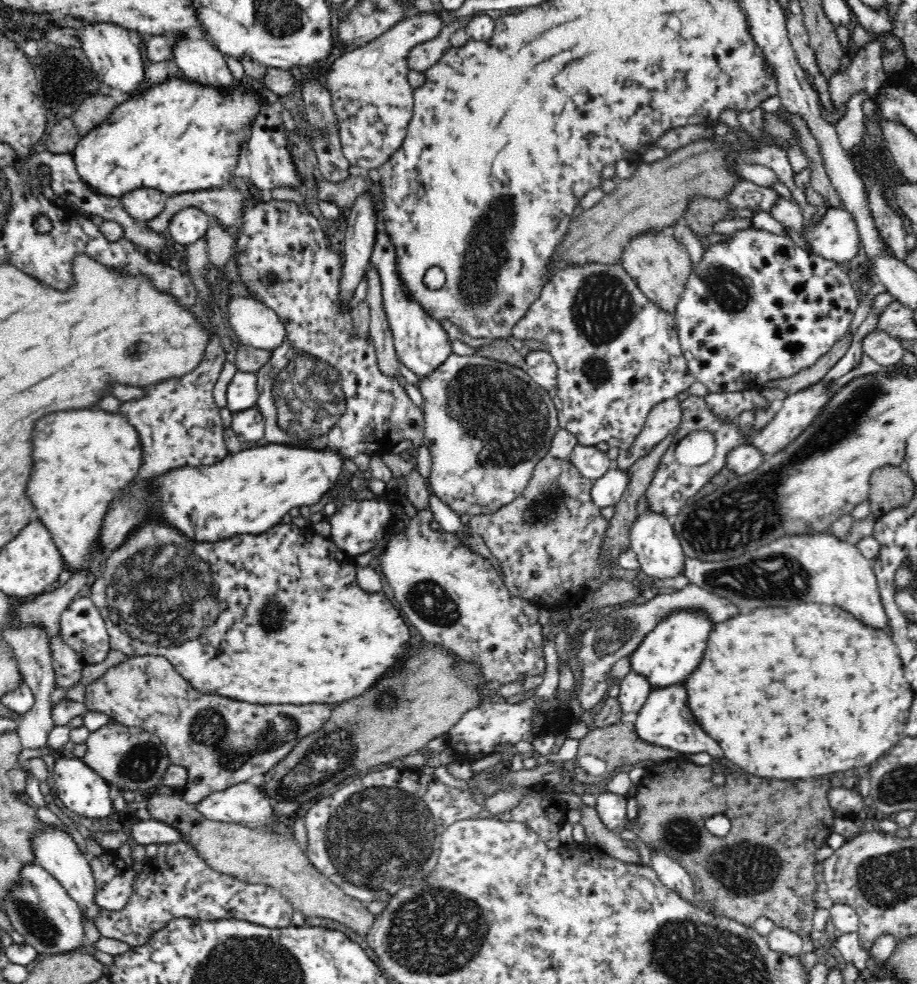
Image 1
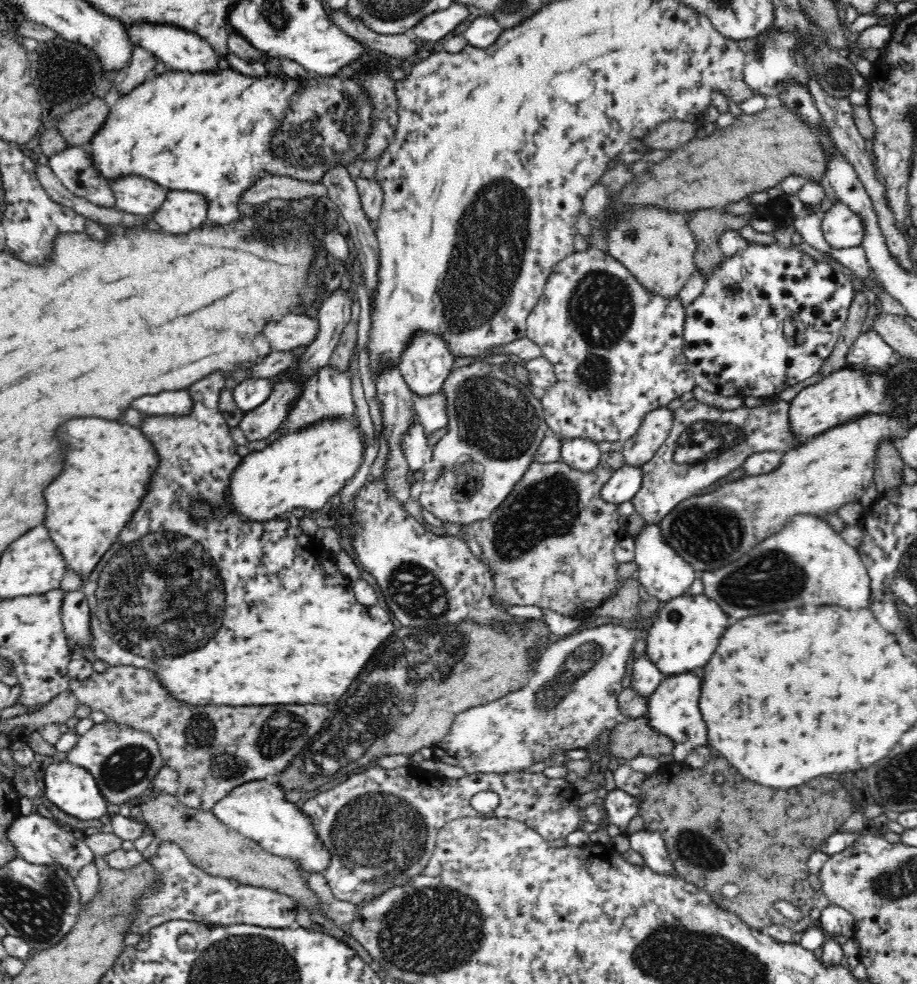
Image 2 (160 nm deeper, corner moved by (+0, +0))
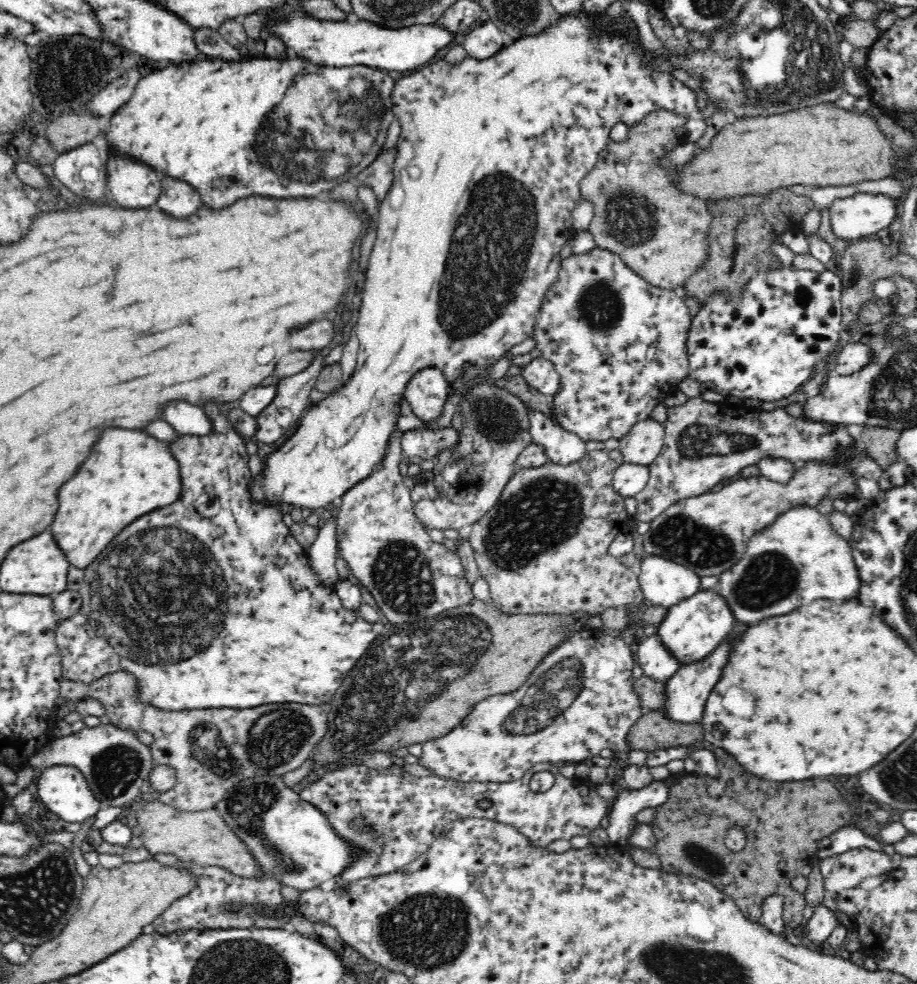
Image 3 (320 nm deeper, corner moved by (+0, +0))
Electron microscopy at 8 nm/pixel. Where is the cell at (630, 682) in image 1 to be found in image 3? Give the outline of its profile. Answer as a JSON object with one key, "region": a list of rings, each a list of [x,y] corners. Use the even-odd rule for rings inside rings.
{"region":[[[657,632],[642,639],[636,654],[644,675],[656,681],[667,682],[679,672],[682,666],[682,663],[666,649],[666,646],[662,645]]]}

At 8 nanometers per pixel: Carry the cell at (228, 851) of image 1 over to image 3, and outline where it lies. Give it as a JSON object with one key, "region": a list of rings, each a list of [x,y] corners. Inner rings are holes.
{"region":[[[159,800],[143,802],[136,806],[136,820],[138,822],[135,832],[142,840],[142,847],[148,850],[150,855],[166,854],[174,855],[185,863],[196,863],[199,866],[221,866],[226,870],[232,871],[236,876],[263,876],[262,871],[258,869],[254,857],[246,845],[242,843],[236,833],[224,822],[220,813],[213,807],[208,810],[198,812],[188,812],[175,806],[164,804]]]}

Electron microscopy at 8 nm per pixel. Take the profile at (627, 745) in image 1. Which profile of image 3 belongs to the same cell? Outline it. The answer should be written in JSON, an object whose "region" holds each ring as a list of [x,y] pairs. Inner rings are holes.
{"region":[[[646,710],[644,716],[628,731],[627,743],[631,750],[650,752],[658,748],[689,747],[705,740],[705,730],[700,723],[676,723],[666,710]]]}

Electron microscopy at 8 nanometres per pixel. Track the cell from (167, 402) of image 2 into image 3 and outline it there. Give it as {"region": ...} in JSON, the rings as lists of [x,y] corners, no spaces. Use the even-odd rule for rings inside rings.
{"region":[[[170,402],[164,408],[164,420],[172,424],[180,436],[212,436],[211,418],[202,408],[188,402]]]}

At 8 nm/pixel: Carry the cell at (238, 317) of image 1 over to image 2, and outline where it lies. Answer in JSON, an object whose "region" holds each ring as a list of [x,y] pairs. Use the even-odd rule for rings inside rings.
{"region":[[[290,314],[284,316],[278,324],[268,324],[264,334],[268,336],[274,350],[288,352],[312,344],[319,330],[318,318],[310,318],[307,314]]]}

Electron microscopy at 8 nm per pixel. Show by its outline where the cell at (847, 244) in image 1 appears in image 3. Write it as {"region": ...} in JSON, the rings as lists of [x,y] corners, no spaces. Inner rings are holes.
{"region":[[[857,193],[853,196],[837,199],[829,208],[832,232],[842,242],[854,241],[872,234],[884,234],[898,223],[897,200],[886,194]]]}

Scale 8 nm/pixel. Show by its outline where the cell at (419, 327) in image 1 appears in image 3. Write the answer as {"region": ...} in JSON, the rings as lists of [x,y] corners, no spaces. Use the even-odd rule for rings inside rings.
{"region":[[[428,367],[418,371],[406,385],[405,399],[422,426],[426,426],[439,419],[449,393],[442,371]]]}

